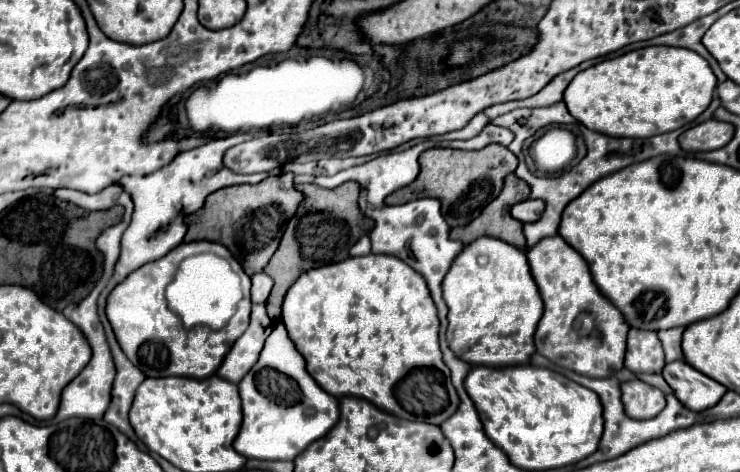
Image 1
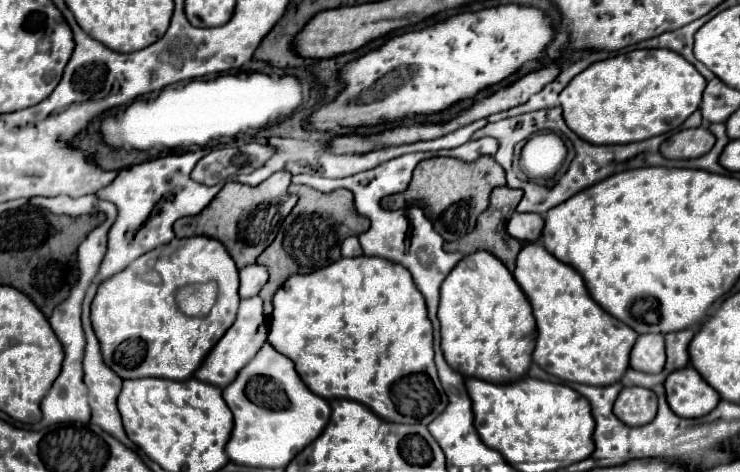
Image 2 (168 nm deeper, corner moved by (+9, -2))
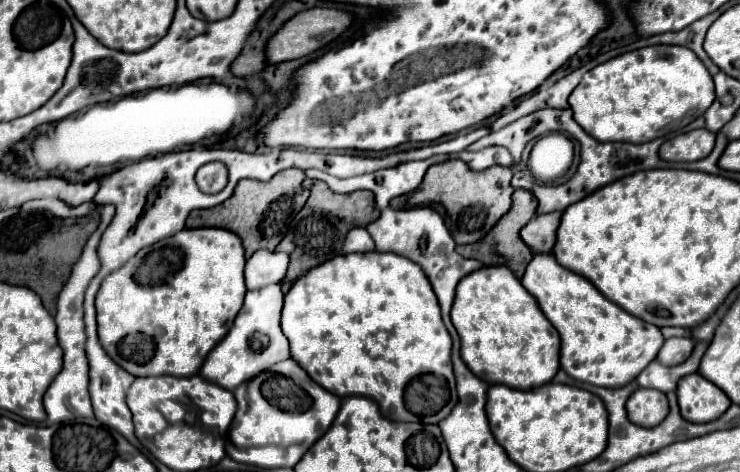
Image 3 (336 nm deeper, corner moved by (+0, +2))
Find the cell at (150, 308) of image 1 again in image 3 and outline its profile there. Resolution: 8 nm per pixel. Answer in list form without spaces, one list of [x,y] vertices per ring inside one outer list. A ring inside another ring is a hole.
[[[222,228],[180,230],[144,250],[128,264],[108,274],[96,296],[98,336],[108,356],[132,376],[194,376],[200,372],[208,352],[228,334],[236,314],[242,308],[244,286],[244,250],[236,234]]]

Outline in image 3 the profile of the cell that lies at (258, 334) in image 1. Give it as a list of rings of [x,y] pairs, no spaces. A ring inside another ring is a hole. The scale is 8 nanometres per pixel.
[[[270,284],[266,288],[246,292],[244,306],[238,312],[234,326],[224,336],[224,340],[208,354],[208,360],[204,362],[200,376],[222,386],[222,388],[236,390],[236,386],[252,380],[264,368],[290,358],[288,340],[280,330],[282,300],[284,300],[284,294],[280,290],[280,284]]]

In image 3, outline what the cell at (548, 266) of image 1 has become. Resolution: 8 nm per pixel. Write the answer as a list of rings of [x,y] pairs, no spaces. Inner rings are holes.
[[[534,254],[522,276],[522,286],[538,300],[544,316],[560,334],[560,366],[580,382],[606,388],[624,386],[656,358],[664,342],[654,324],[618,308],[590,280],[560,266],[554,254]]]

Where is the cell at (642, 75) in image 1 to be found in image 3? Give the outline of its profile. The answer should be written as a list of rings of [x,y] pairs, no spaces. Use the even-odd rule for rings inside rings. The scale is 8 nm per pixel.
[[[648,46],[616,56],[586,72],[568,102],[574,110],[574,120],[592,138],[642,144],[680,130],[704,114],[714,102],[714,82],[688,48]]]

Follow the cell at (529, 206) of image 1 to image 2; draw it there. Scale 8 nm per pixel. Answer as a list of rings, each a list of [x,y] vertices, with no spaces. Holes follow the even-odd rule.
[[[515,212],[515,216],[511,216],[509,224],[507,224],[507,232],[527,244],[535,244],[541,240],[541,230],[545,226],[545,220],[541,214],[519,214]]]

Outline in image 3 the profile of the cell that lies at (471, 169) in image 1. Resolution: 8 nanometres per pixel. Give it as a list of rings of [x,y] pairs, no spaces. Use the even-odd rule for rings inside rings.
[[[446,160],[442,164],[434,164],[432,168],[428,168],[422,184],[414,192],[394,198],[390,206],[396,210],[398,208],[414,208],[414,206],[432,206],[446,218],[448,230],[450,230],[452,238],[456,240],[456,244],[472,244],[472,242],[482,240],[490,232],[490,228],[500,220],[500,216],[504,212],[508,212],[510,196],[514,192],[510,180],[512,180],[512,170],[504,168],[504,166],[494,166],[494,168],[488,168],[482,172],[474,172],[462,160]]]

